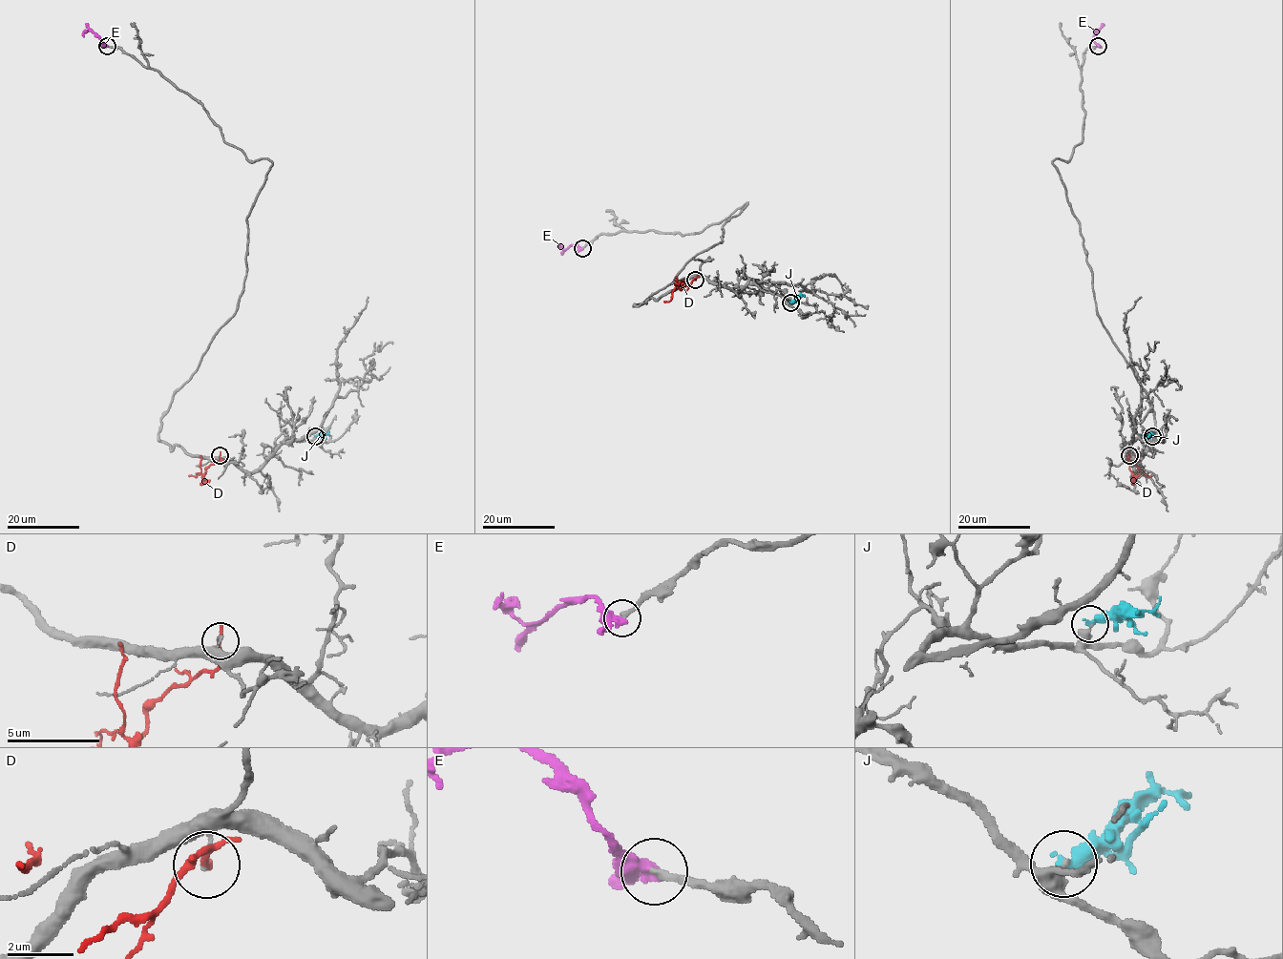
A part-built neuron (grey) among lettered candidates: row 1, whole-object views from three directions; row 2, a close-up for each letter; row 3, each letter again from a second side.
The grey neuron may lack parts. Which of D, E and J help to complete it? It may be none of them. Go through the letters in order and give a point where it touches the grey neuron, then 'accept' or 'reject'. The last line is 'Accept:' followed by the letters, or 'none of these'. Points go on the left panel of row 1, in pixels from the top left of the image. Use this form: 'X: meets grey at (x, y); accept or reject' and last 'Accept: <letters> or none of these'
D: meets grey at (220, 455); reject
E: meets grey at (107, 46); accept
J: meets grey at (315, 436); reject
Accept: E

